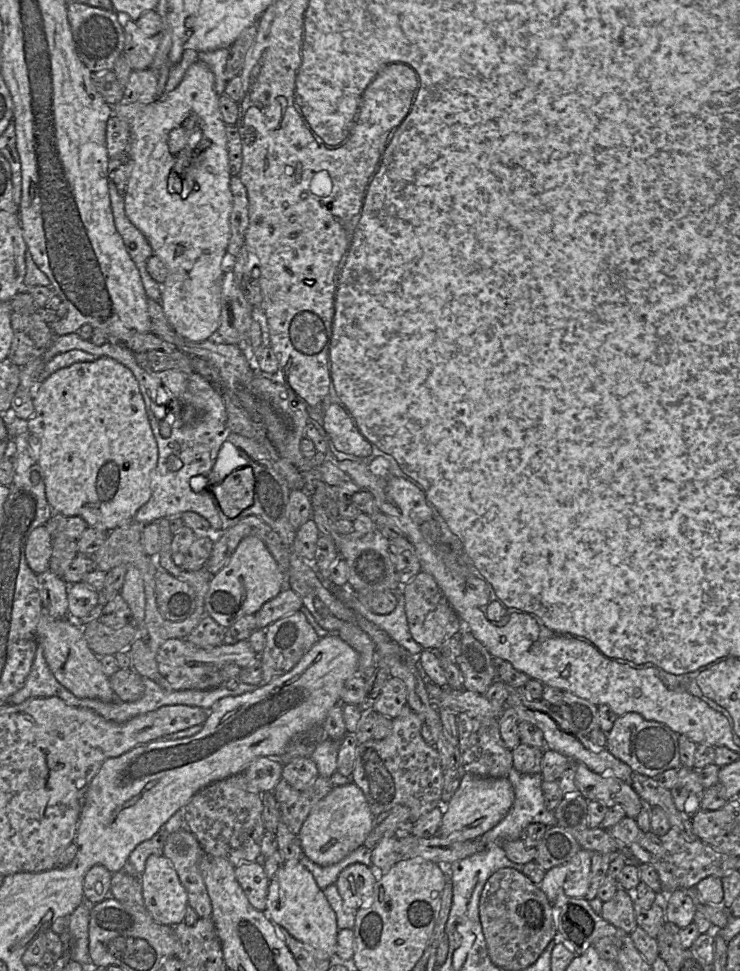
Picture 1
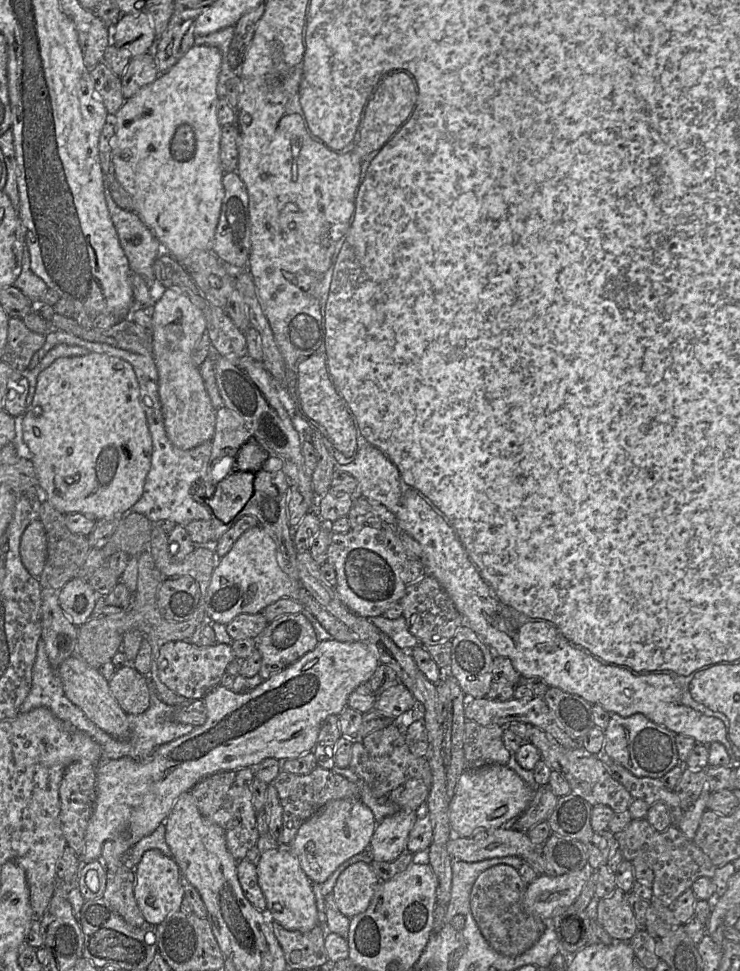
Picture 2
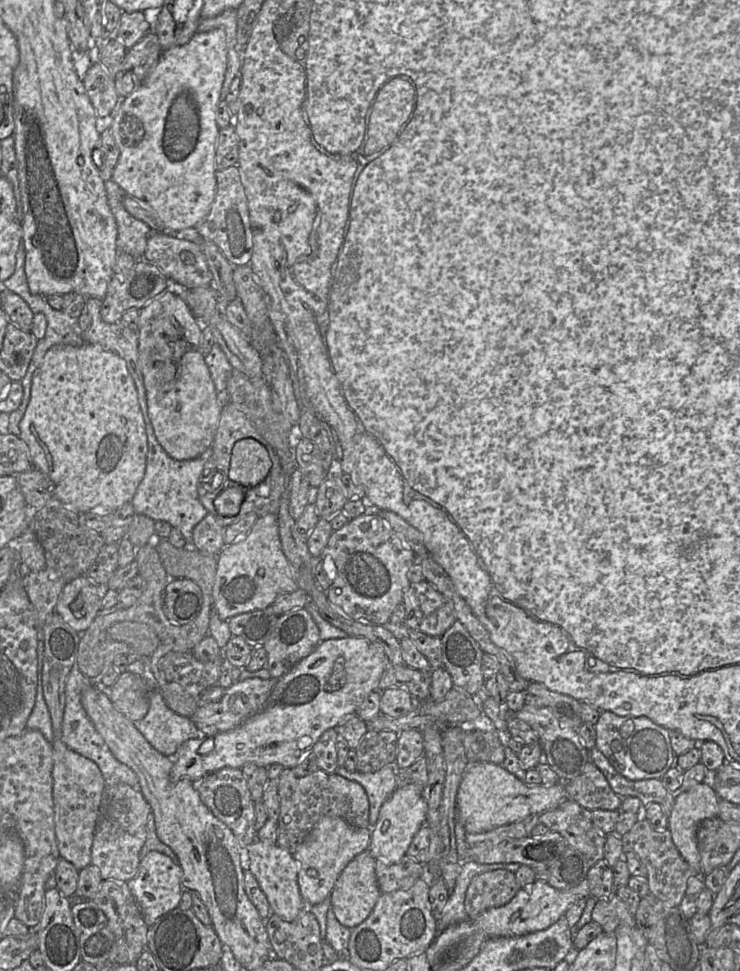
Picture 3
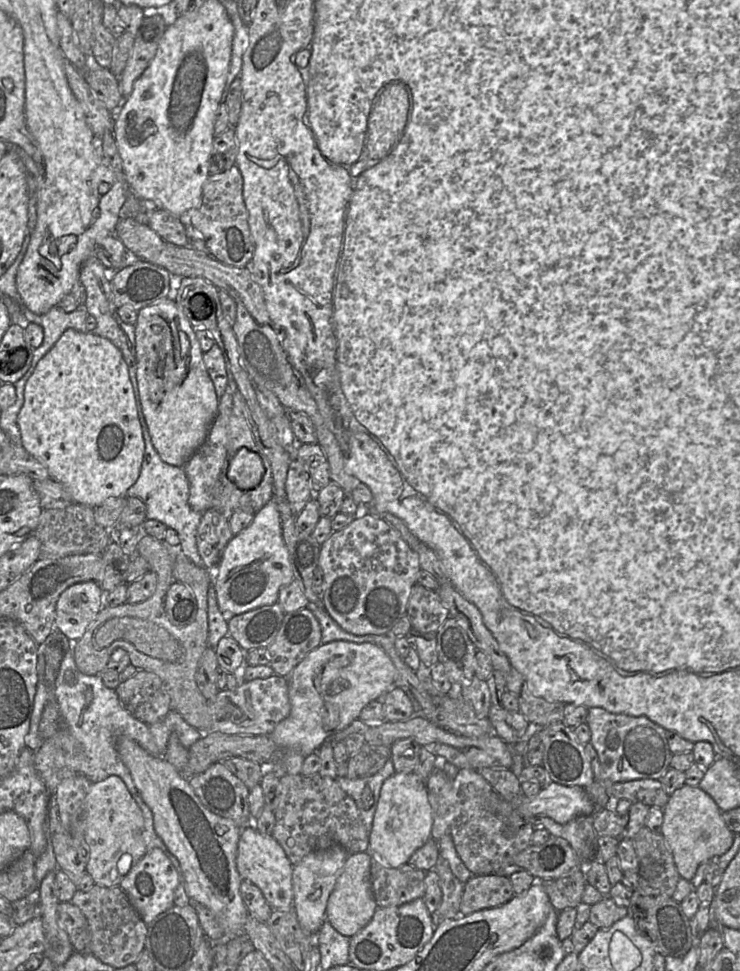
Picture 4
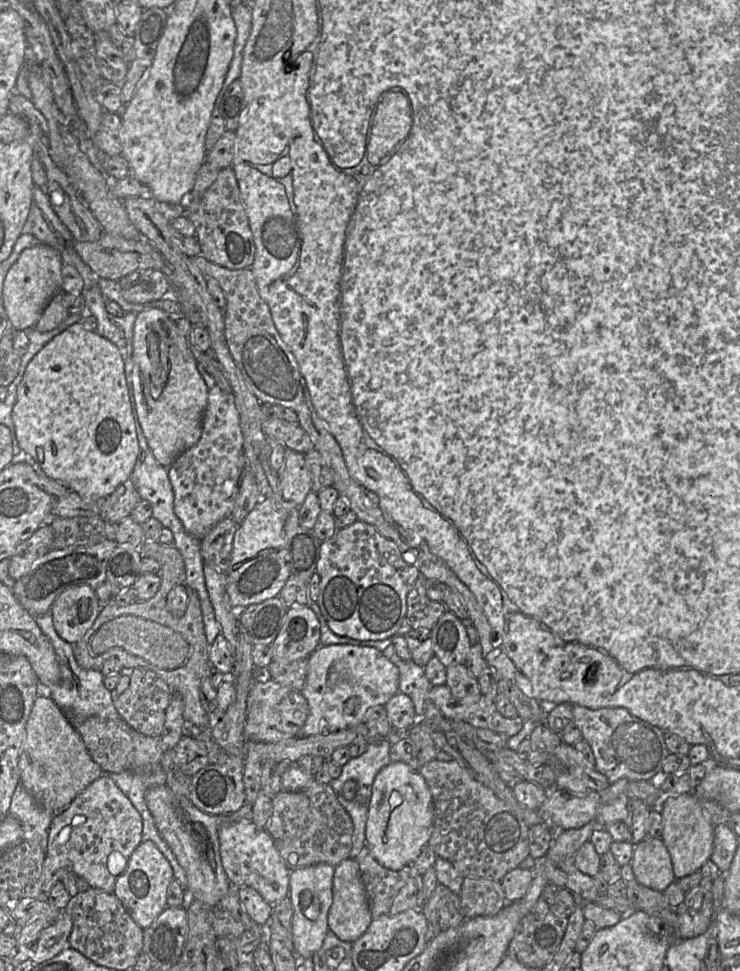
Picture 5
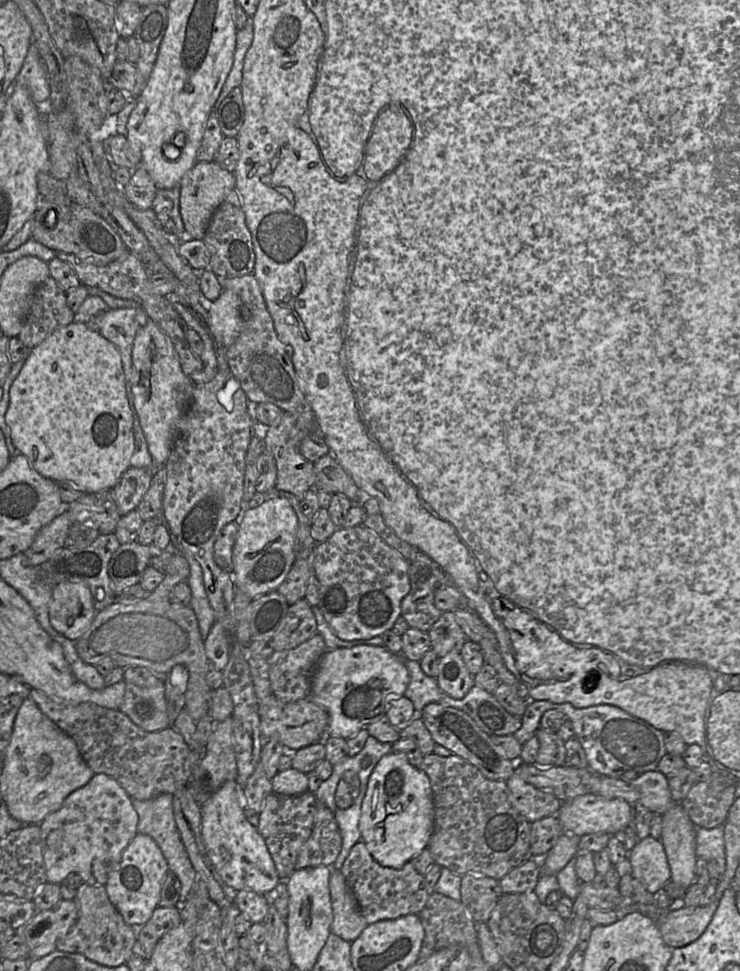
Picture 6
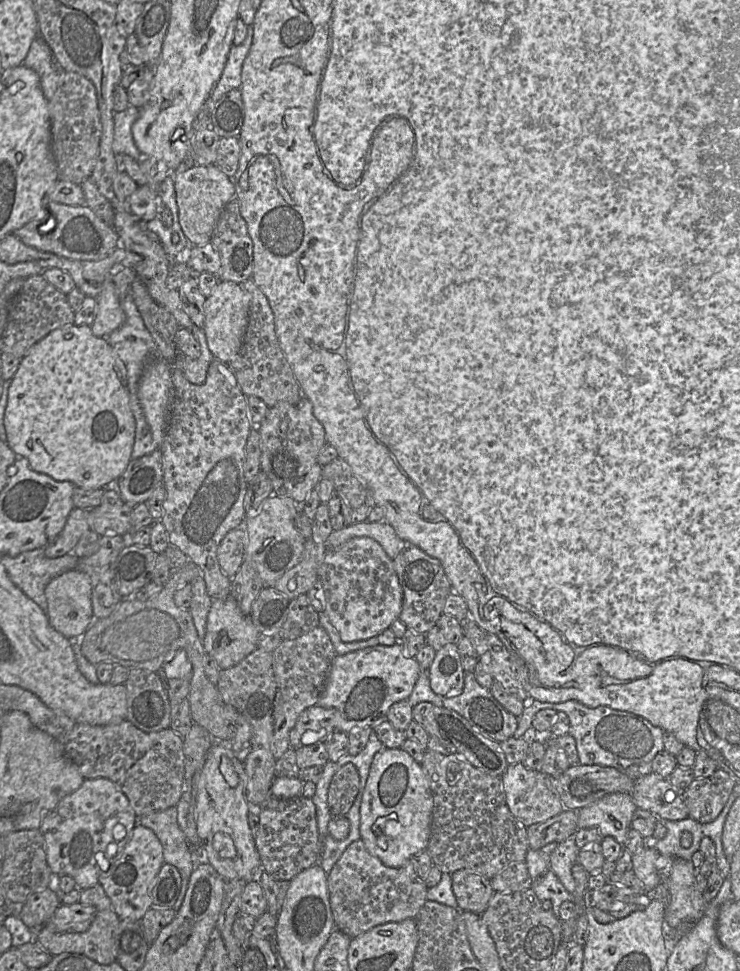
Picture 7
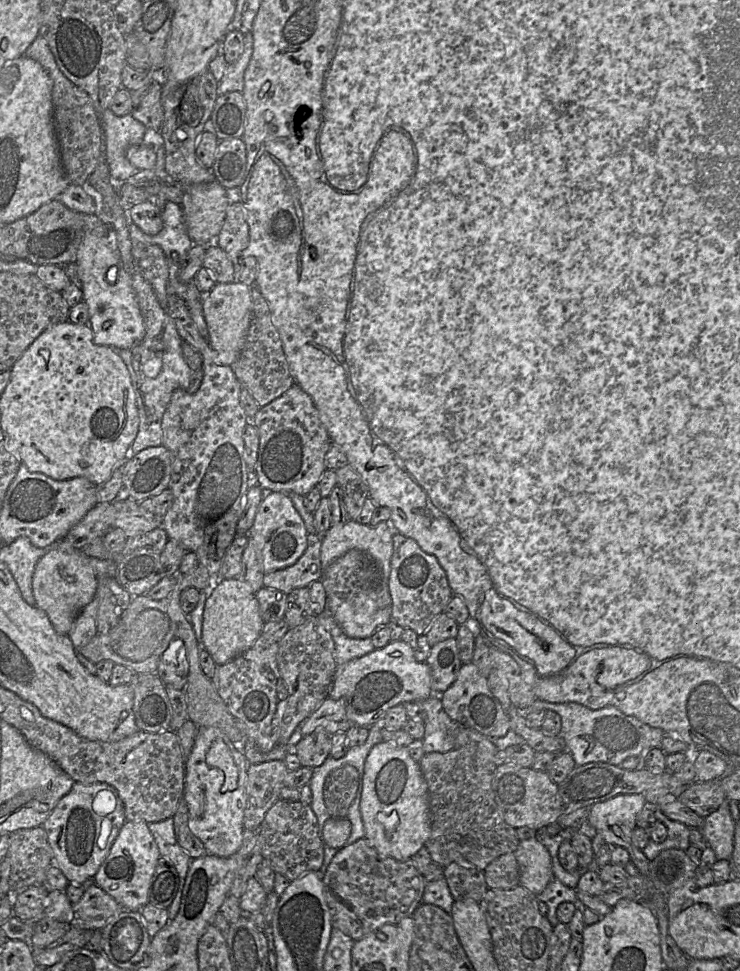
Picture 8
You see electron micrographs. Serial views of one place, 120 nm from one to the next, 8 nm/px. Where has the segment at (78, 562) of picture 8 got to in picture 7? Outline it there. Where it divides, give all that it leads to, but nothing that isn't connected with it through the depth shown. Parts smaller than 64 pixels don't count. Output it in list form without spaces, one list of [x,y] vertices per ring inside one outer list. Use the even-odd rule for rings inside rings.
[[[72,569],[52,579],[45,588],[47,617],[51,626],[69,640],[78,640],[94,621],[90,577]]]

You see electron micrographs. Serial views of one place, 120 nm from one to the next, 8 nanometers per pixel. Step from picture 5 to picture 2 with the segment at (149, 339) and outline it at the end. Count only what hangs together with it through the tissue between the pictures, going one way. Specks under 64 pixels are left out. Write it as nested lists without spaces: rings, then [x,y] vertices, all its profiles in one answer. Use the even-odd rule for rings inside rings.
[[[165,289],[159,294],[149,312],[153,327],[152,357],[158,371],[158,392],[166,435],[176,447],[192,449],[213,437],[216,423],[217,409],[211,403],[199,368],[191,359],[194,347],[206,332],[206,320],[189,297],[175,289]]]

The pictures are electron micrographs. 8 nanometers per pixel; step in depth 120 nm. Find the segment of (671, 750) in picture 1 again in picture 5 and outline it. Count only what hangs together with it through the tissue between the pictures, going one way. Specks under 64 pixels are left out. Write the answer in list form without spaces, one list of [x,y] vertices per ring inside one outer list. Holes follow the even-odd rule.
[[[572,704],[573,722],[581,731],[582,737],[591,746],[595,756],[595,768],[608,779],[610,785],[625,778],[632,781],[661,778],[664,774],[663,764],[669,755],[665,743],[664,731],[657,726],[637,718],[623,707],[605,707],[592,710],[577,704]]]

